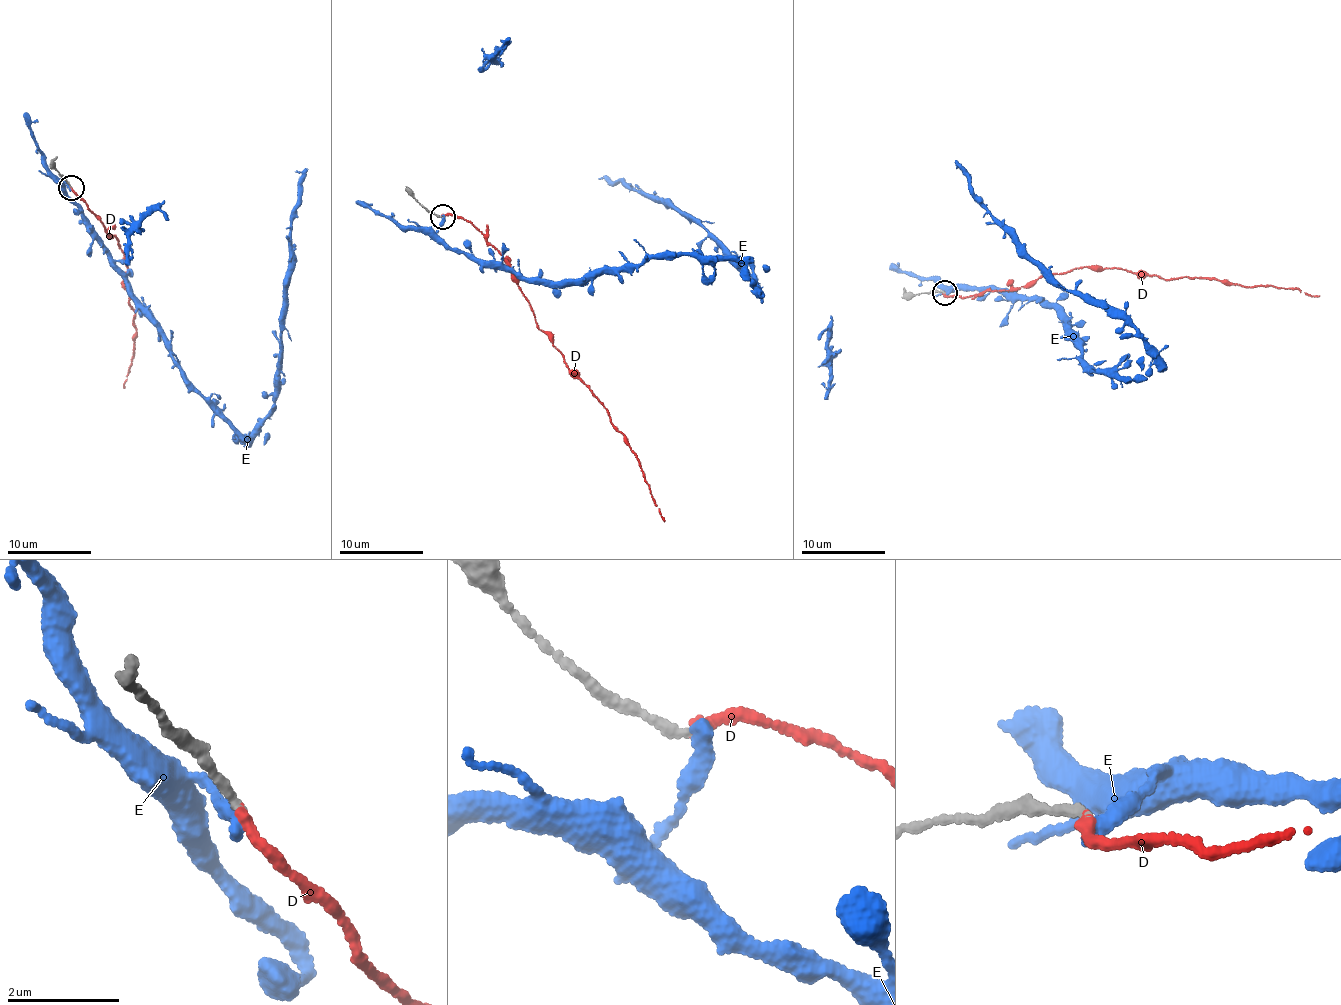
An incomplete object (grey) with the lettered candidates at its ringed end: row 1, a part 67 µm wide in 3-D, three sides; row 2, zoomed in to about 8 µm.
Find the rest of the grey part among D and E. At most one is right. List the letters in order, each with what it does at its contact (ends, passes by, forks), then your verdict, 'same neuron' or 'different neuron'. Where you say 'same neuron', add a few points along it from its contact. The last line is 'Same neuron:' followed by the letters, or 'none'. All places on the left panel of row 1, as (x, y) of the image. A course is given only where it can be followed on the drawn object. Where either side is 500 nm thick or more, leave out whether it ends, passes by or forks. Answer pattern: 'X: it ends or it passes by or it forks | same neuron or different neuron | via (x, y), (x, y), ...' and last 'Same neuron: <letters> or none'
D: it ends | same neuron | via (70, 185), (108, 236), (116, 237), (127, 268), (123, 279), (136, 333), (132, 337), (133, 352), (124, 387)
E: it ends | different neuron
Same neuron: D

